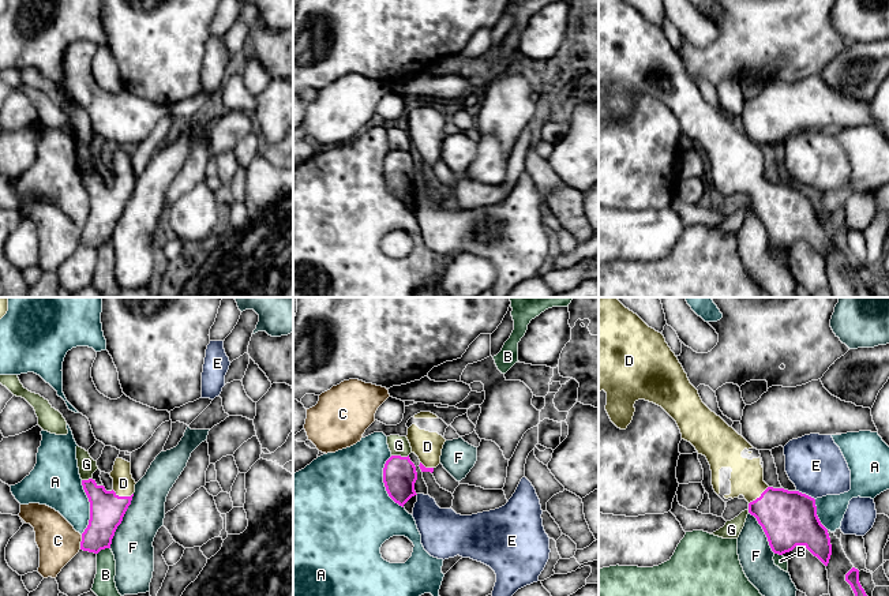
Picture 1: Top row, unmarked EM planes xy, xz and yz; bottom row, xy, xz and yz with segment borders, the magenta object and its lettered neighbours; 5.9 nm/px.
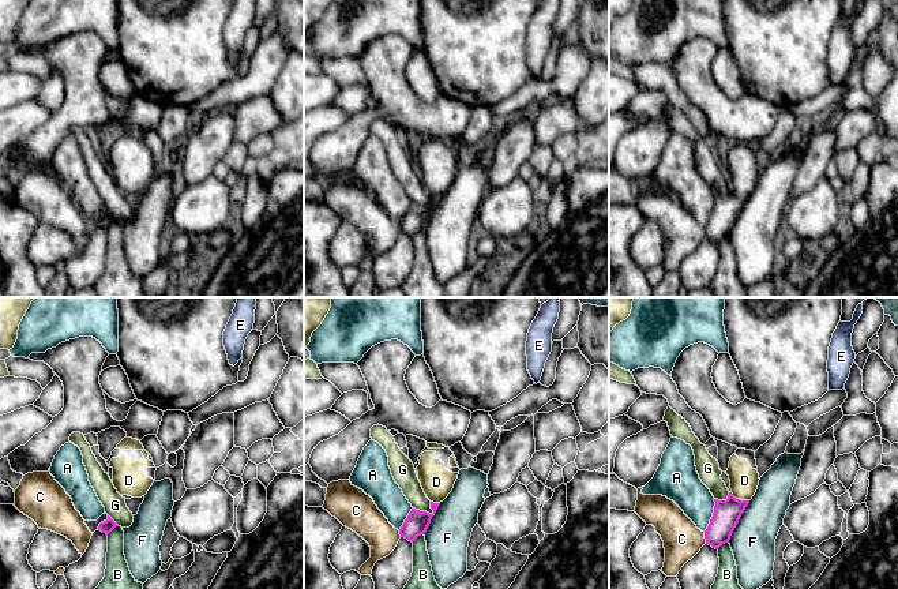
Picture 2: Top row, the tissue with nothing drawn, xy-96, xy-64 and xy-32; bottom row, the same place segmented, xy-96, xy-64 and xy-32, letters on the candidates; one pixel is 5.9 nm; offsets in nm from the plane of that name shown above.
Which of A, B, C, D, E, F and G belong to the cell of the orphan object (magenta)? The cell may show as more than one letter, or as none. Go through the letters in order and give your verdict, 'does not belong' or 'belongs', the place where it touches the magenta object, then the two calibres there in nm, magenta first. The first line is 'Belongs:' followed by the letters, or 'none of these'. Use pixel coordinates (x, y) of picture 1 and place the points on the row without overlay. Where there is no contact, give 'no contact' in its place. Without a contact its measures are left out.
Belongs: D
A: does not belong | xz (383, 176) | 200/500 nm
B: does not belong | xy (102, 243) | 200/140 nm
C: does not belong | xy (81, 236) | 200/240 nm
D: belongs | xy (123, 191) | 200/130 nm
E: does not belong | yz (805, 188) | 320/340 nm
F: does not belong | xy (122, 214) | 200/240 nm
G: does not belong | xz (400, 150) | 200/110 nm

